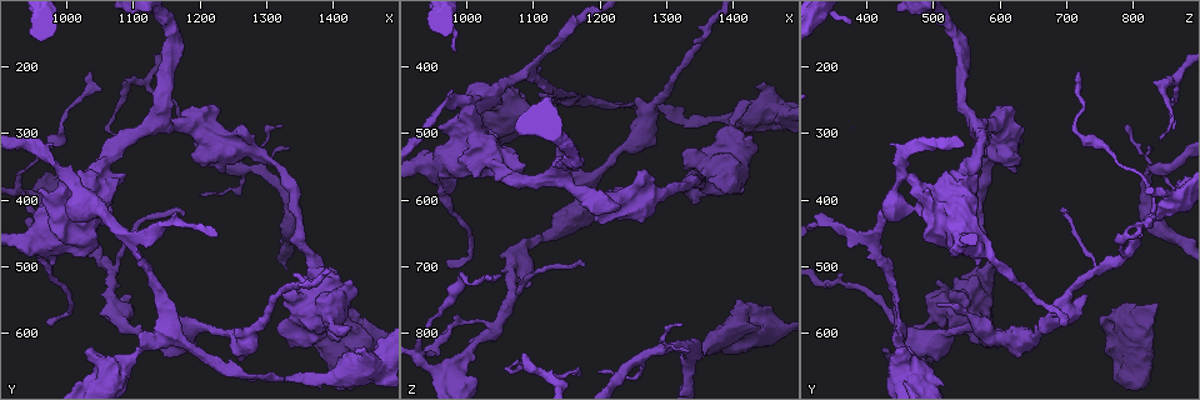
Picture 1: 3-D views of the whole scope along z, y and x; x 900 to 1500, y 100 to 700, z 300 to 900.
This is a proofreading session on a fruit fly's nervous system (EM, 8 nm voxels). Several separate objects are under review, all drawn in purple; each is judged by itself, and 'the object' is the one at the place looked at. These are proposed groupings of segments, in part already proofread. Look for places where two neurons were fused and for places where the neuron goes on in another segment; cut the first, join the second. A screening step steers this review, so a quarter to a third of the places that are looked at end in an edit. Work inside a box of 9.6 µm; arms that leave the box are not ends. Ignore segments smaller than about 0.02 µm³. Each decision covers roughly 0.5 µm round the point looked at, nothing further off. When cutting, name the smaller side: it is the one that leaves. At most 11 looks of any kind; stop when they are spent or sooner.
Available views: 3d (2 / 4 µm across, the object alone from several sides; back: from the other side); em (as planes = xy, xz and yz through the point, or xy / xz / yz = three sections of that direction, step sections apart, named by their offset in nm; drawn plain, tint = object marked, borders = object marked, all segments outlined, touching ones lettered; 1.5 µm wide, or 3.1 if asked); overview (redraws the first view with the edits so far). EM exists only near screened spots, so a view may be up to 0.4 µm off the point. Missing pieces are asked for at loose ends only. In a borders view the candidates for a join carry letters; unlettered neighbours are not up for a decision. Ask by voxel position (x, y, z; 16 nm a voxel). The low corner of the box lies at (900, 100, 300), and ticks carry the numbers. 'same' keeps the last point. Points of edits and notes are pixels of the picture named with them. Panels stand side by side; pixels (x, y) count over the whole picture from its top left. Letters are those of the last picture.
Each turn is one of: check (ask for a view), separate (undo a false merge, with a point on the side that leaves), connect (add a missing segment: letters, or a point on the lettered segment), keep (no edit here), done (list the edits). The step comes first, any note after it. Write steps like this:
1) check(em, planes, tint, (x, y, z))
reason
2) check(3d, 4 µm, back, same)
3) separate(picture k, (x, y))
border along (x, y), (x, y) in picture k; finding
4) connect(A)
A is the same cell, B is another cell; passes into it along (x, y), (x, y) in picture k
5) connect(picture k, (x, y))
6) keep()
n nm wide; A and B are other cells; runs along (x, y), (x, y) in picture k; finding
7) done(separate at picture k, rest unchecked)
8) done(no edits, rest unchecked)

check(em, yz, step 8, tint, (1355, 555, 840))
stops while still wide

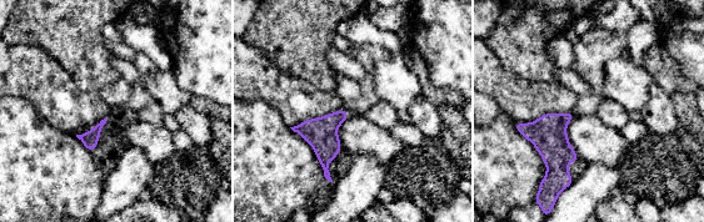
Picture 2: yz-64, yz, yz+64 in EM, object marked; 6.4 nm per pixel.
check(em, planes, borders, same)
another direction

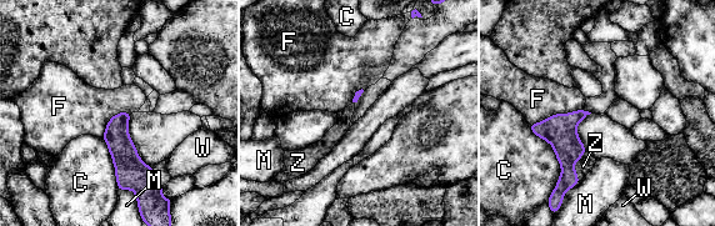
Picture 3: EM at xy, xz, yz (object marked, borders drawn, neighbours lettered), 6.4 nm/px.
connect(Z)
C touches over 440 nm; Z is the same cell, C, F, M and W are other cells; passes into it along (559, 130), (573, 166), (583, 166) in picture 3; the neuron continues

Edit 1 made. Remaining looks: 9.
check(overview)
see it whole again

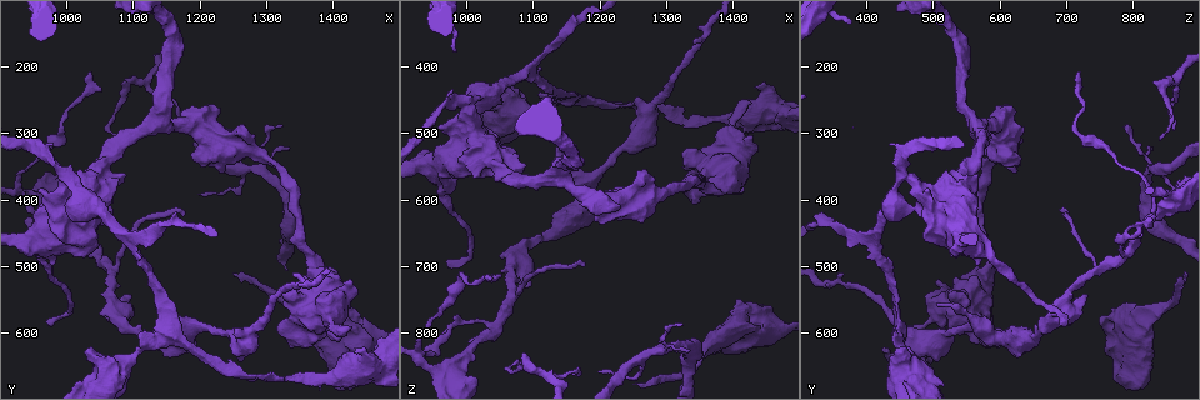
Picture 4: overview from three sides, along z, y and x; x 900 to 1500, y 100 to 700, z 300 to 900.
check(3d, 4 µm, (1395, 670, 475))
calibre changes

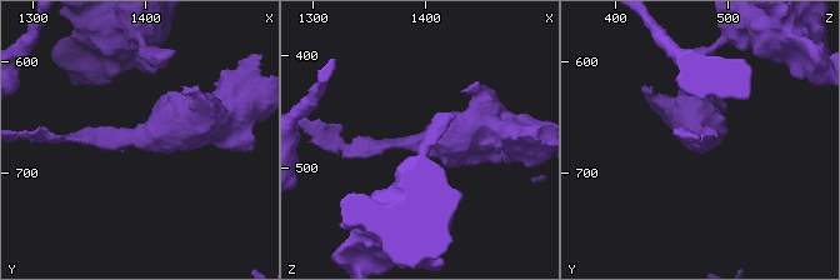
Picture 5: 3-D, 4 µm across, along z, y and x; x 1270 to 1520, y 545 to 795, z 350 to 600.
check(em, planes, borders, (1396, 668, 474))
arms of 180, 600 nm

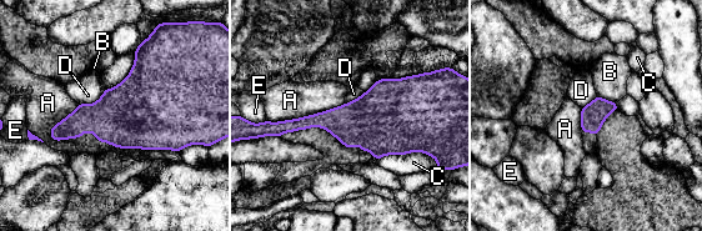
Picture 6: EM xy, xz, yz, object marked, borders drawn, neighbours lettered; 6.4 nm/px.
keep()
A, B, C, D and E are other cells; border along (105, 89), (95, 101), (79, 104) in picture 6; continuous, no second neuron

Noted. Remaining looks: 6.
check(em, xz, step 8, tint, (1110, 600, 445))
an open end

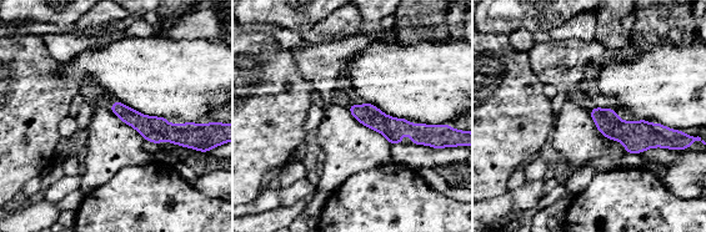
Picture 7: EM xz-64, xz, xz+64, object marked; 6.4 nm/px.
check(em, planes, borders, same)
another direction

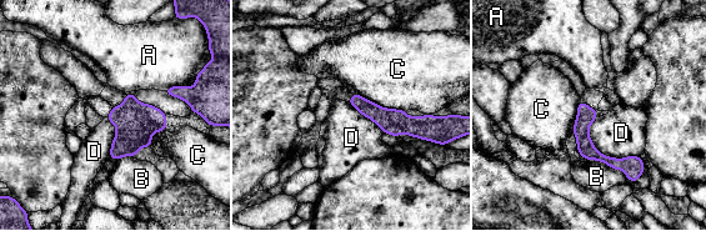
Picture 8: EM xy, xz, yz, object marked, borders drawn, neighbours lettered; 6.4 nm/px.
keep()
D touches over 400 nm; A, B, C and D are other cells; no lettered segment goes on from it

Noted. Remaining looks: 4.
check(3d, 4 µm, (1005, 365, 465))
thick turns thin

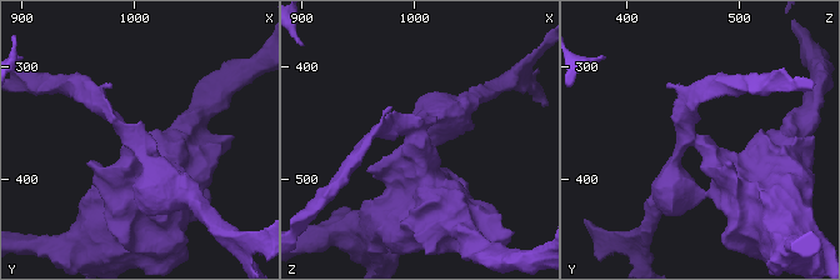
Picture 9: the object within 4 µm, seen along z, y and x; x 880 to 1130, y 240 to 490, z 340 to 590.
check(em, xz, step 4, tint, (998, 364, 464))
arms of 180, 500 nm

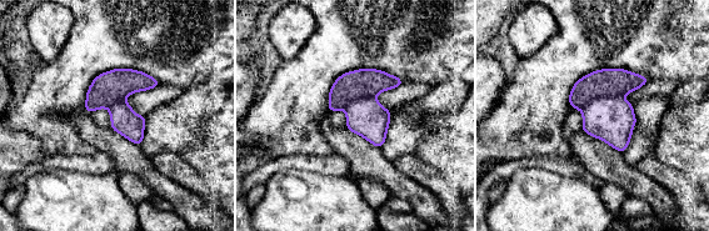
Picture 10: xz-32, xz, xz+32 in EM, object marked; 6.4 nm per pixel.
check(em, planes, borders, same)

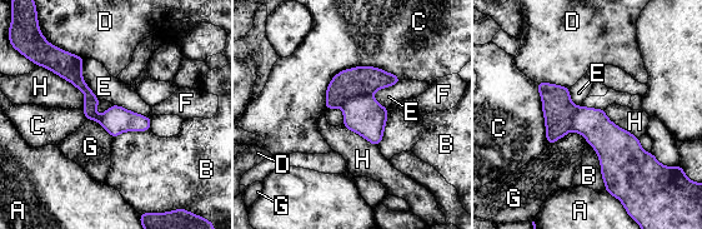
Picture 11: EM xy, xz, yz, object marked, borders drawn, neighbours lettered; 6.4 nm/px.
keep()
A, B, C, D, E, F, G and H are other cells; runs along (540, 85), (611, 150), (611, 189) in picture 11; all the same neuron

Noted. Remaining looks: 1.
done(connect at picture 3, rest unchecked)

